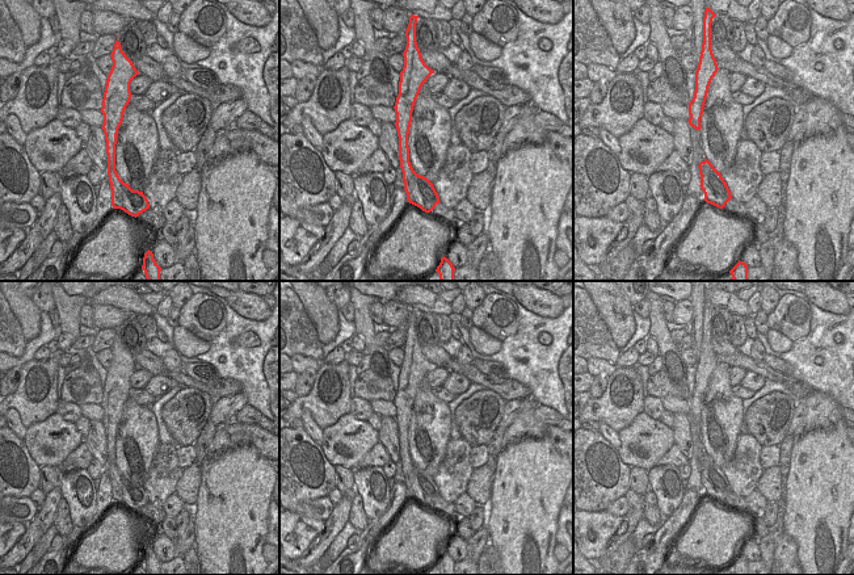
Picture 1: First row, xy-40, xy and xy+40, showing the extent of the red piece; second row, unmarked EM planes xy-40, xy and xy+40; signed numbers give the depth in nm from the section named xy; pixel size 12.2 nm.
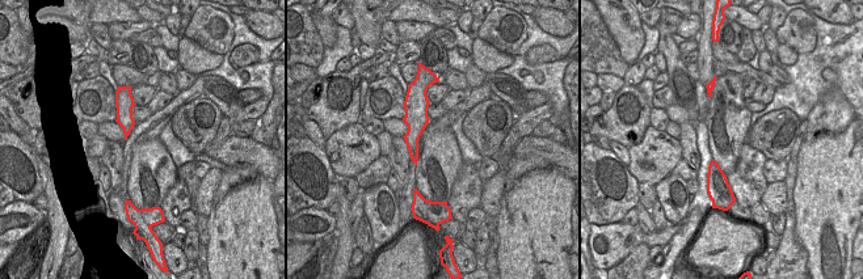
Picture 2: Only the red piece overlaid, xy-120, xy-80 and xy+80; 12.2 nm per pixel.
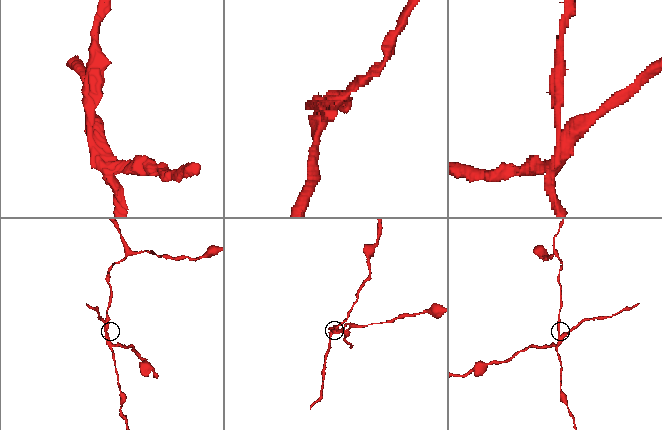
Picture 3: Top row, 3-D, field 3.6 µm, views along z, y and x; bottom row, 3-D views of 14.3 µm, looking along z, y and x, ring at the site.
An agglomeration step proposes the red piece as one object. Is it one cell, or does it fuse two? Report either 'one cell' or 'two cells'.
two cells

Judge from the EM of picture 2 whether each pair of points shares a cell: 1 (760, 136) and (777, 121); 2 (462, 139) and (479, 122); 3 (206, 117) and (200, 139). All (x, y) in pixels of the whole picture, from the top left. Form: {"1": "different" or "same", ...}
{"1": "same", "2": "different", "3": "same"}

